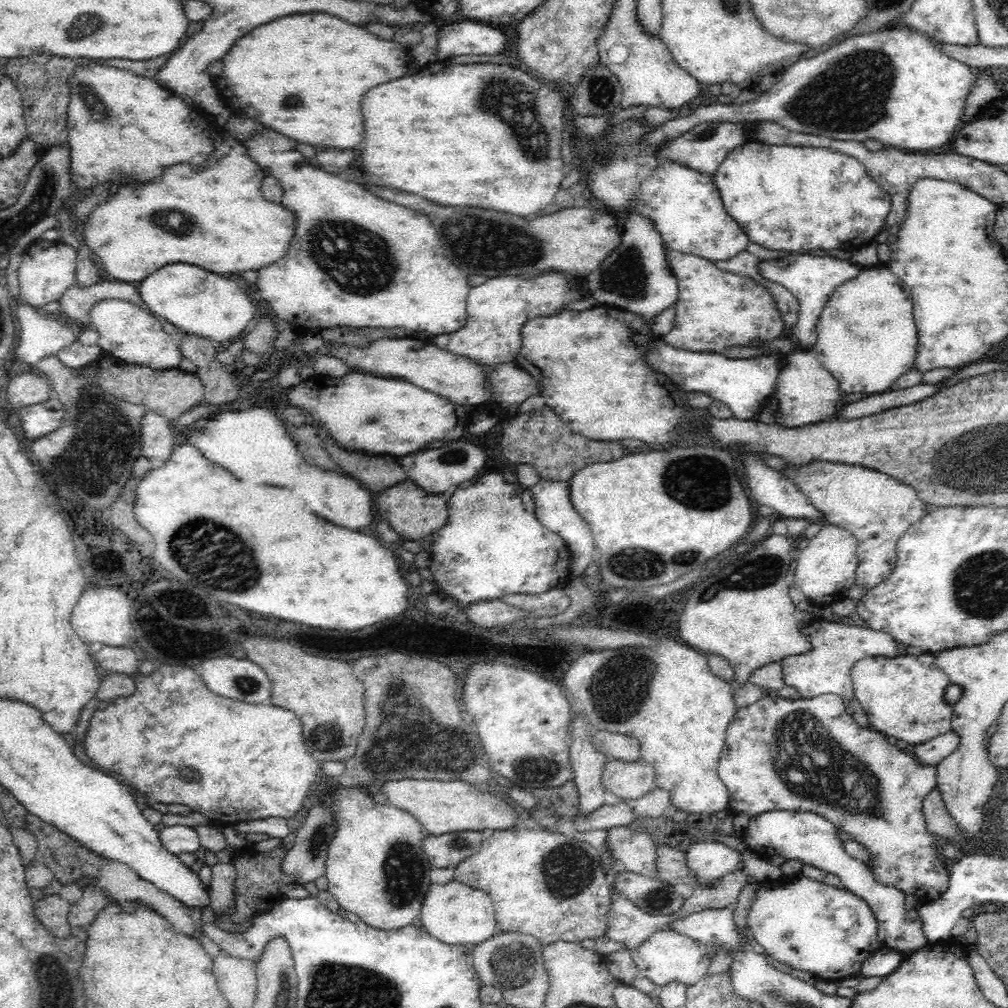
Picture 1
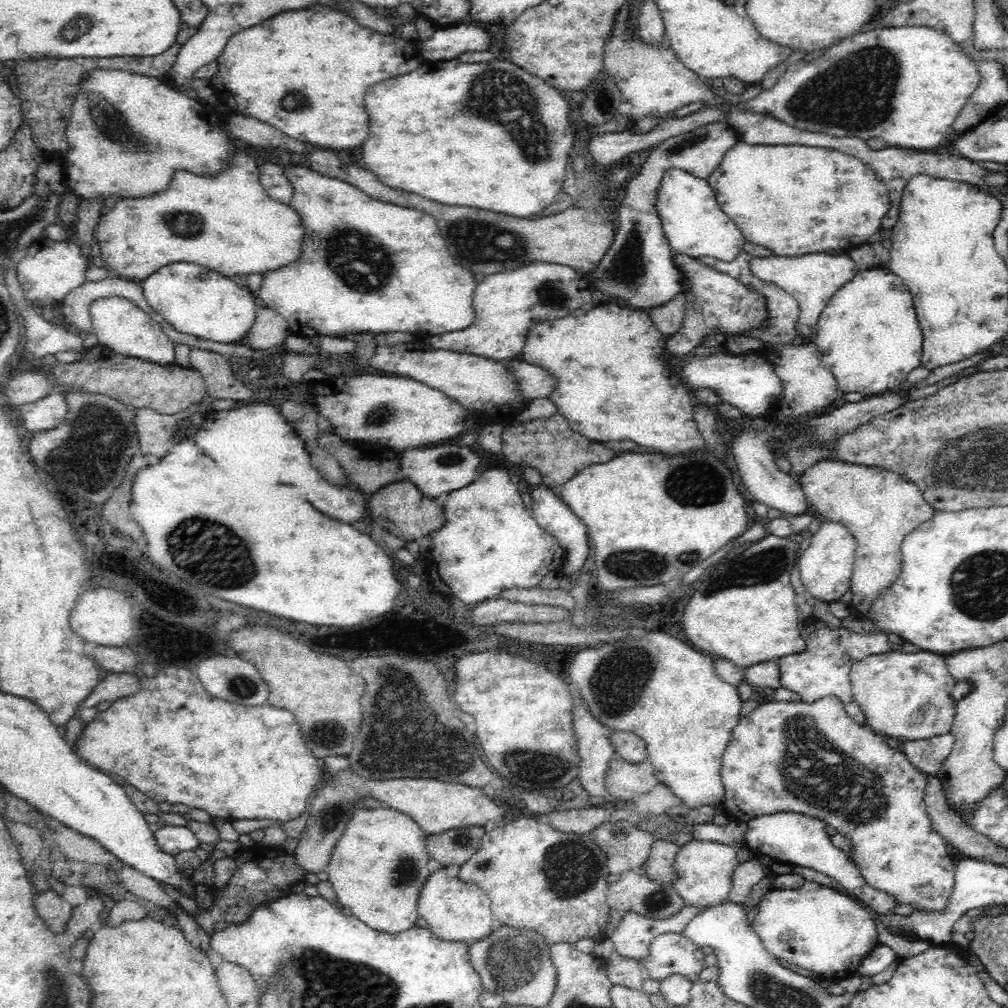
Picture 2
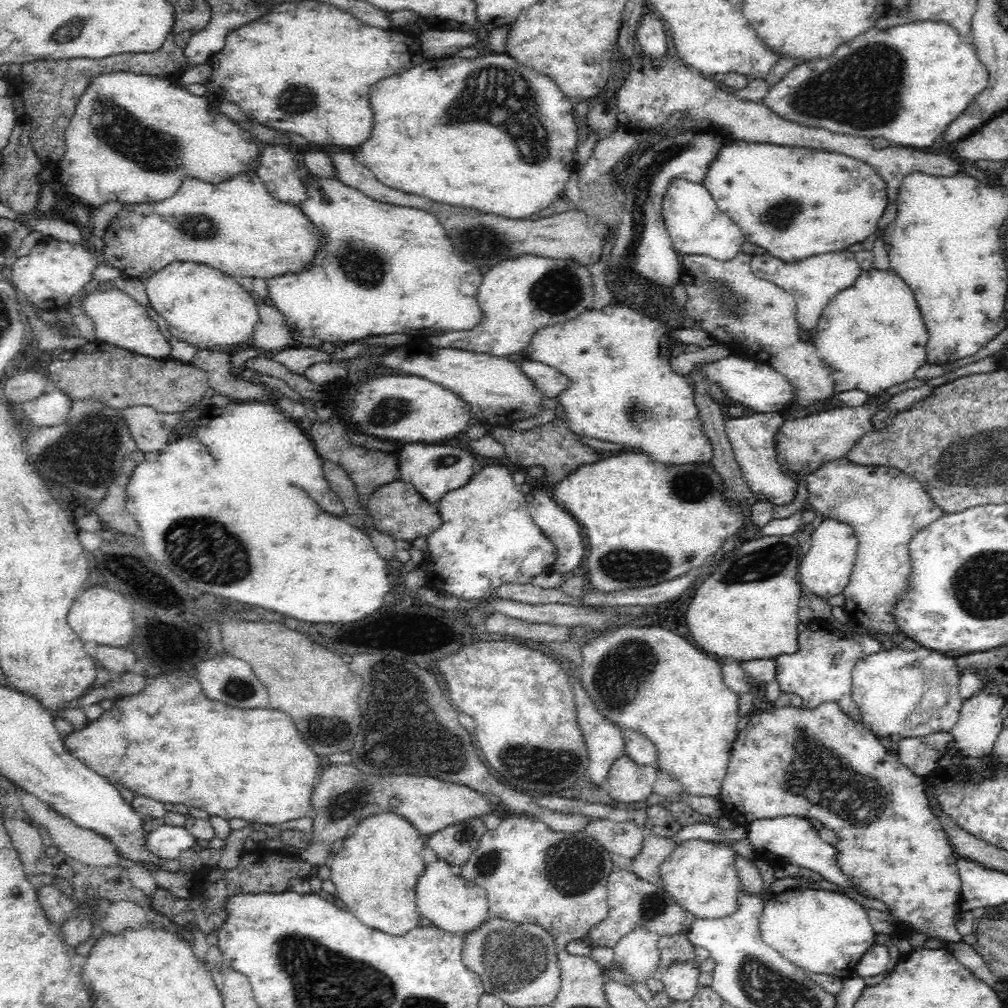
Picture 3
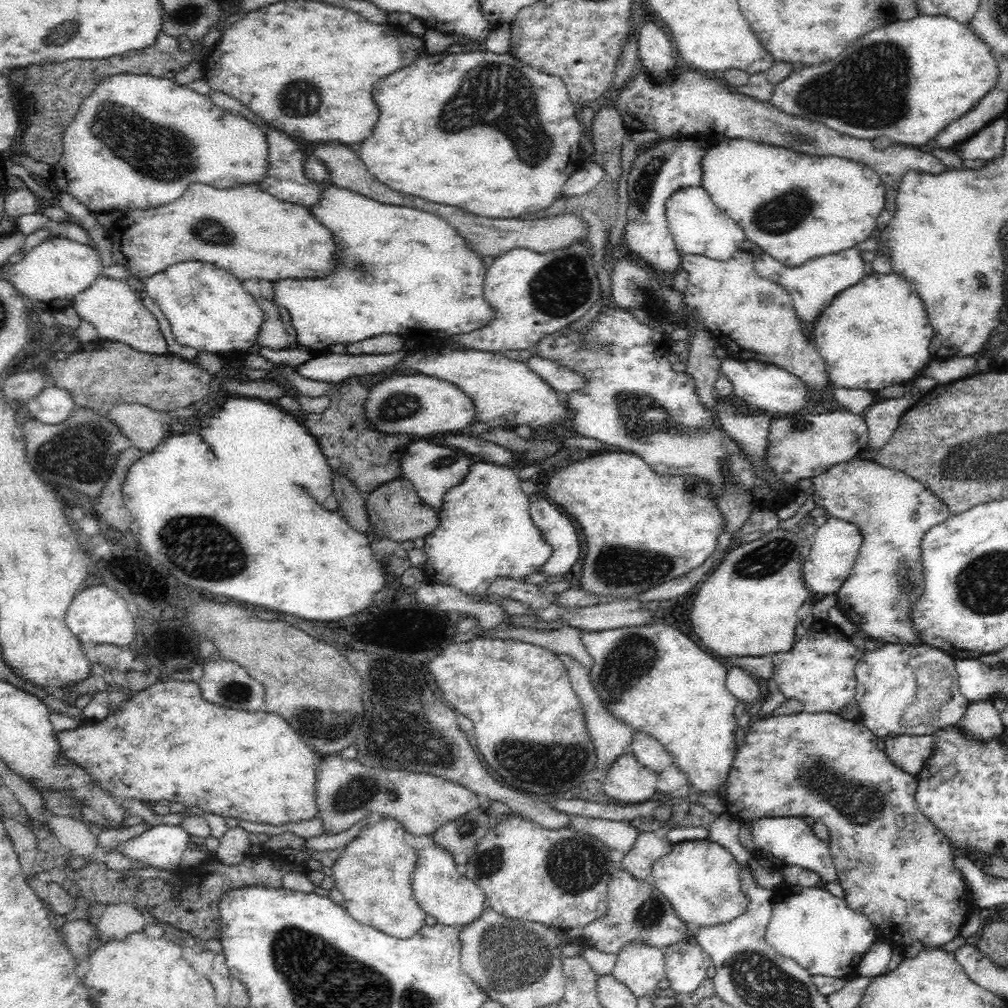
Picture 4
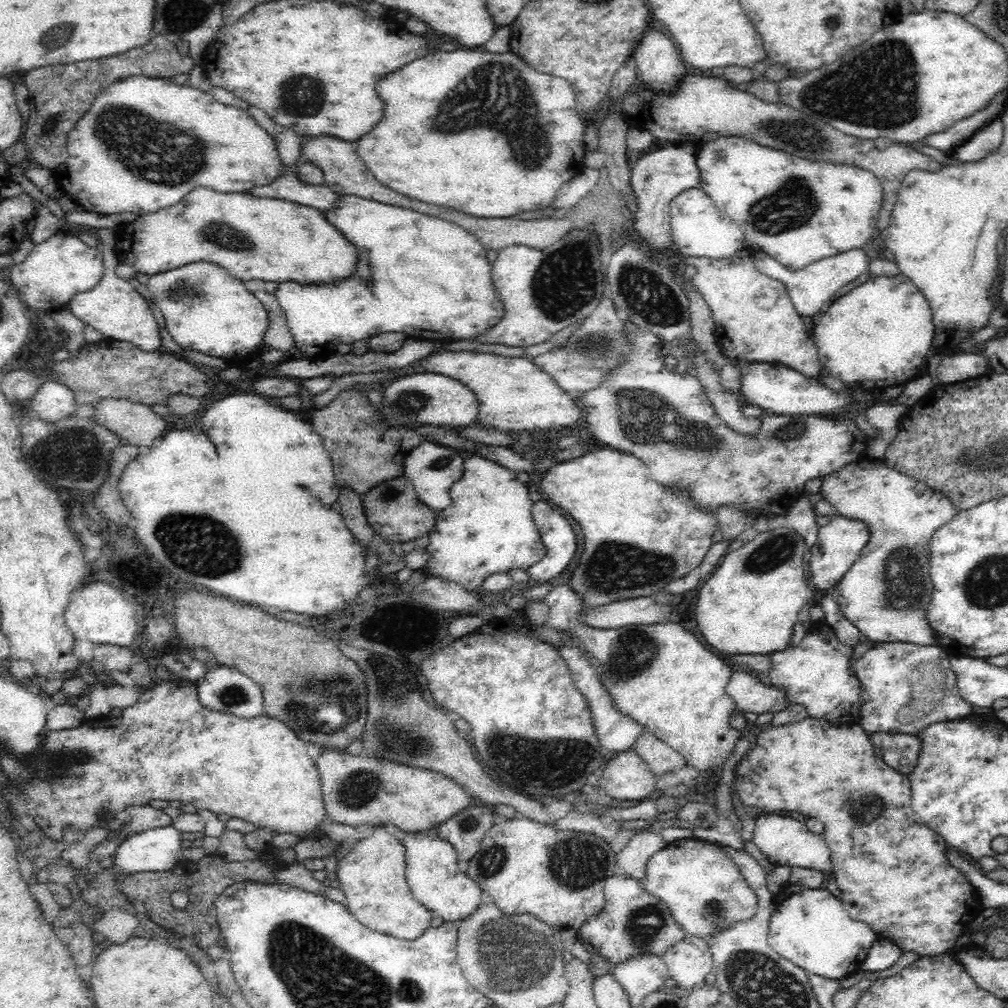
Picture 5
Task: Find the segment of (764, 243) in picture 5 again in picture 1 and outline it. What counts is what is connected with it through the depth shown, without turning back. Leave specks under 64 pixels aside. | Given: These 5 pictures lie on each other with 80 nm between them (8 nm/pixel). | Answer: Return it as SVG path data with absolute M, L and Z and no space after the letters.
M744 144L724 158L713 175L713 184L720 192L724 210L742 226L750 243L791 254L812 250L856 251L870 244L885 229L884 222L891 208L890 195L868 175L859 160L826 148Z

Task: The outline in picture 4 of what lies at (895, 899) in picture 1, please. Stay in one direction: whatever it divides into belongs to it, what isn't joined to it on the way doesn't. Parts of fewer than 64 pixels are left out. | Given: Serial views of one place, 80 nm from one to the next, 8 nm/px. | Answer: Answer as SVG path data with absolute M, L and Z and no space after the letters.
M764 817L754 819L752 825L753 843L756 851L770 860L774 867L799 866L820 875L824 883L837 880L836 869L829 851L828 841L820 840L811 826L804 823L801 817Z

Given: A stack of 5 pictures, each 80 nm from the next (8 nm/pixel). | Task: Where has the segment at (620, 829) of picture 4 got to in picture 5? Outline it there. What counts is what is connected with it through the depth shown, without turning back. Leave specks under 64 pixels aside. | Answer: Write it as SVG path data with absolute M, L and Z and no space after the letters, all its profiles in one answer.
M570 810L559 819L552 819L551 826L556 830L592 833L609 843L616 838L616 834L620 831L616 825L606 828L602 826L598 818L594 818L590 814L582 814L578 810Z

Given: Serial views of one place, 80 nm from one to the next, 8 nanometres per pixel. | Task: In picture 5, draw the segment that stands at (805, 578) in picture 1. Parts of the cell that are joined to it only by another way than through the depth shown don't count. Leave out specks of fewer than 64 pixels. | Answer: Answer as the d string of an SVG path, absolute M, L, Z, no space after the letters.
M839 513L833 516L825 526L821 526L818 531L818 540L811 548L813 555L809 563L810 576L816 588L824 591L832 589L832 586L844 576L844 572L854 564L869 540L870 529L865 522L846 518Z

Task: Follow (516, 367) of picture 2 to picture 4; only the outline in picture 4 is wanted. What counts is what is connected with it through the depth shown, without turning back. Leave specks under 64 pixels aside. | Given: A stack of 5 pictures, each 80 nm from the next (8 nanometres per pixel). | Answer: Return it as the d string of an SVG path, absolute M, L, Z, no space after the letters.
M534 354L525 363L562 396L568 396L588 386L587 378L581 372L574 372L553 358Z

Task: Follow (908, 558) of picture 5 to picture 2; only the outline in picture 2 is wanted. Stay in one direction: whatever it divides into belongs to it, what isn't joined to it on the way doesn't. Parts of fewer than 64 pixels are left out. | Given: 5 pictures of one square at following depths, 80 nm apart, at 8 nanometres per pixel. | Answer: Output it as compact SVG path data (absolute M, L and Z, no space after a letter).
M826 459L818 461L801 476L799 480L802 490L806 495L807 503L828 521L843 524L855 536L857 549L849 591L852 601L849 603L851 611L861 614L876 624L872 617L872 604L890 590L900 576L902 568L901 544L913 530L923 522L929 521L937 510L923 497L917 484L908 478L900 476L897 472L886 470L878 466L858 466L843 460Z

